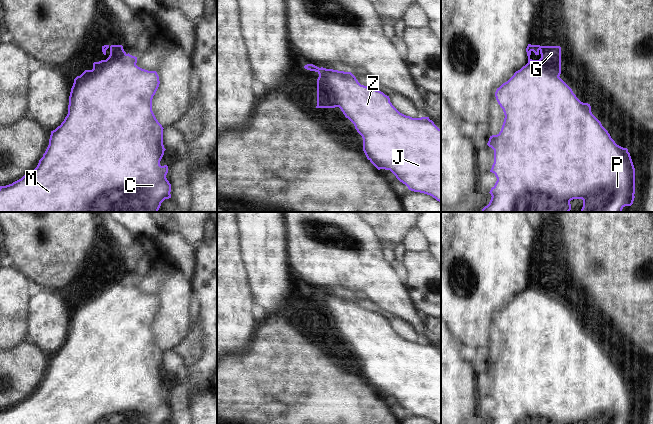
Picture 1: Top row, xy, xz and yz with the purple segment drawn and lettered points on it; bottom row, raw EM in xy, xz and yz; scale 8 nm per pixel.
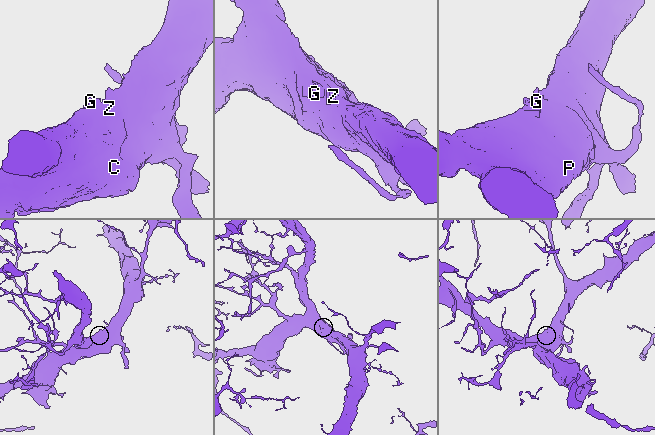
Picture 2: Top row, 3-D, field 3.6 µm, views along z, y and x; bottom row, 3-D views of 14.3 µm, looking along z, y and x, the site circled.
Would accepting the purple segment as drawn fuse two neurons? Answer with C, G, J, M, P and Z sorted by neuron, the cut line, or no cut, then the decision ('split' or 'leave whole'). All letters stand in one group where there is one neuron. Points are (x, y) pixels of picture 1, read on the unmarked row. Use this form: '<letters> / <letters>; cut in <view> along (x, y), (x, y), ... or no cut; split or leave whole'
C G J M P Z; no cut; leave whole

